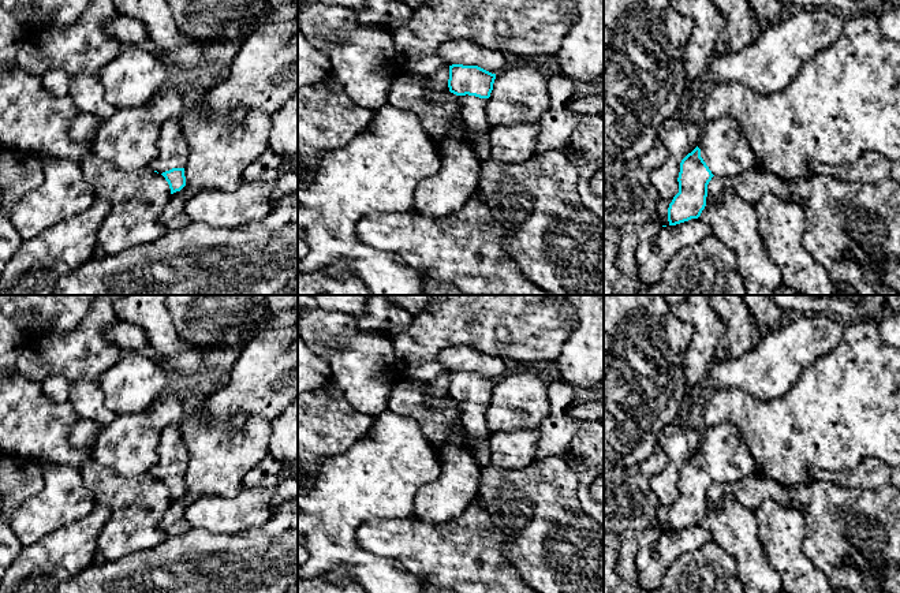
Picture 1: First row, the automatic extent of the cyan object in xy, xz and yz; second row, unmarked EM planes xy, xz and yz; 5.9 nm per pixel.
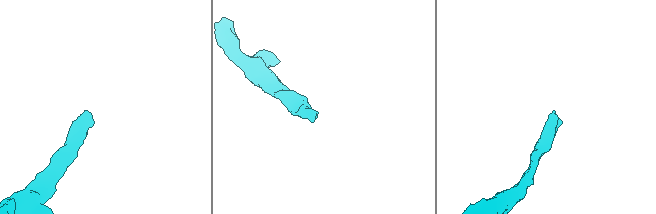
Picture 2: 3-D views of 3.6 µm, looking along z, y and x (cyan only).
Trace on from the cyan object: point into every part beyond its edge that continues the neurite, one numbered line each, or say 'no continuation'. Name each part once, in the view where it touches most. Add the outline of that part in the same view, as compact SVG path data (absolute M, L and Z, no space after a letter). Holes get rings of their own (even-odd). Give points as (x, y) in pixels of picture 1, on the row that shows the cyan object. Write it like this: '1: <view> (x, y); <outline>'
1: xz (474, 109); M459 96L463 105L463 119L474 135L488 134L490 124L486 119L489 98L475 96Z

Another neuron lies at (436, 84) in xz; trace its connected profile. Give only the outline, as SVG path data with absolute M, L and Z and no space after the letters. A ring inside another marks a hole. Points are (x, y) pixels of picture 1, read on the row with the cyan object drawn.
M449 64L442 66L434 74L426 75L426 96L432 100L449 93Z

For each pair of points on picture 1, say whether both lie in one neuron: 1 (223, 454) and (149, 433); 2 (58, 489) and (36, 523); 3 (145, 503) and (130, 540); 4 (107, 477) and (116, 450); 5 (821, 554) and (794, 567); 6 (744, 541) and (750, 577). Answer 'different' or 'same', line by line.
1: different
2: same
3: same
4: different
5: different
6: same

